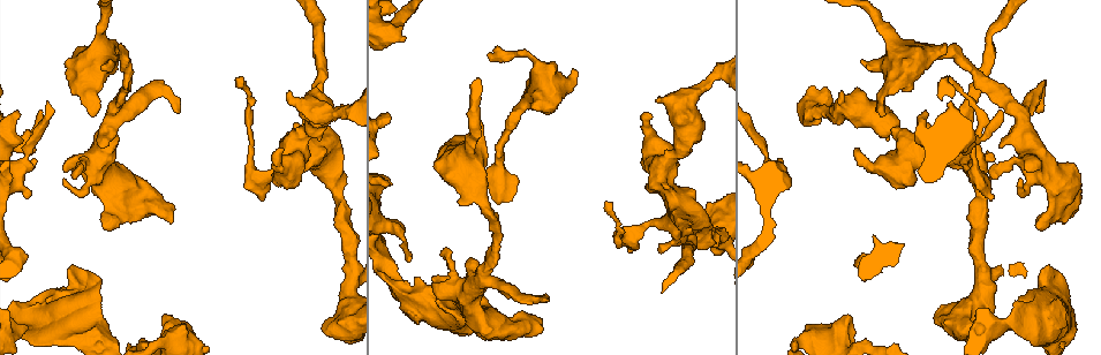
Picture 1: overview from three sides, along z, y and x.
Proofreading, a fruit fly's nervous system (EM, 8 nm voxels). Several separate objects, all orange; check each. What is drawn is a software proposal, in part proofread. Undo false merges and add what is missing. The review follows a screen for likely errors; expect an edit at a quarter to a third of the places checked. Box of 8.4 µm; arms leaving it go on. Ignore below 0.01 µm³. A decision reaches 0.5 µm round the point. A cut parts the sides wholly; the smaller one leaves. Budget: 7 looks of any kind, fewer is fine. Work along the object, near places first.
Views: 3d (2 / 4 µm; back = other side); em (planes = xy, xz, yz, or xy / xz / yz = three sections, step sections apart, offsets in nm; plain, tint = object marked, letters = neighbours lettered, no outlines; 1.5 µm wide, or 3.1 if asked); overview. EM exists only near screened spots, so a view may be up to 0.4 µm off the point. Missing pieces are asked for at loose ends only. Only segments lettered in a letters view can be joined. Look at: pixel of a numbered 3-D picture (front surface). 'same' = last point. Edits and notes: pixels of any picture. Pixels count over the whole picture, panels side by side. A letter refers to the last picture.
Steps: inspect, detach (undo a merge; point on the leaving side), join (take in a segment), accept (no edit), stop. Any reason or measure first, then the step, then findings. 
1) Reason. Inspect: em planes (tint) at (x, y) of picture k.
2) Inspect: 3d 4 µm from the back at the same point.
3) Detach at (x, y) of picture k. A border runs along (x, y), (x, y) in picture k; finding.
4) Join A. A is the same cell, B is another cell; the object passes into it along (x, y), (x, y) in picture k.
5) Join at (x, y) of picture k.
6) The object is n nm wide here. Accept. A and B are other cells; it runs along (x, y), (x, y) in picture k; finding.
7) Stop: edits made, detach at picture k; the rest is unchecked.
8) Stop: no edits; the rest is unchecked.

Sudden change in width. Inspect: 3d 2 µm at (448, 309) of picture 1.

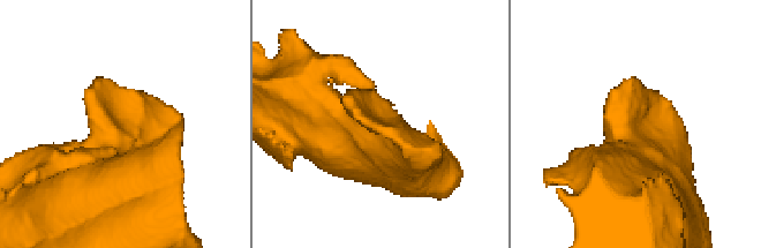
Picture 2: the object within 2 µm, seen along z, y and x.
Shape alone is not enough. Inspect: em planes (letters) at (378, 125) of picture 2.

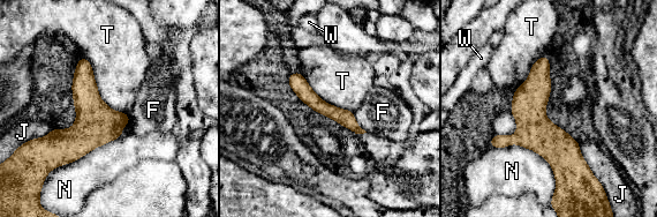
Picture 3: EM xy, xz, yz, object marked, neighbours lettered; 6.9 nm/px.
The longest contact is with N, 550 nm. Accept. F, J, N, T and W are other cells; it runs along (544, 59), (537, 124), (582, 165) in picture 3; one cell here.

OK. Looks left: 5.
Free end. Inspect: em xy step 8 (letters) at (996, 176) of picture 1.

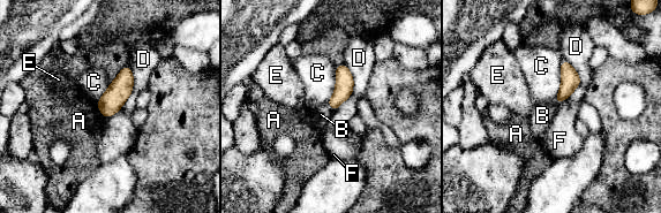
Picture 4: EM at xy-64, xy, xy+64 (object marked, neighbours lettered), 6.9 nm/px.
Accept. A, B, C, D, E and F are other cells; a border runs along (327, 103), (335, 111) in picture 4; none of them fits.

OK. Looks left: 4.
Sudden change in width. Inspect: 3d 2 µm at (277, 162) of picture 1.

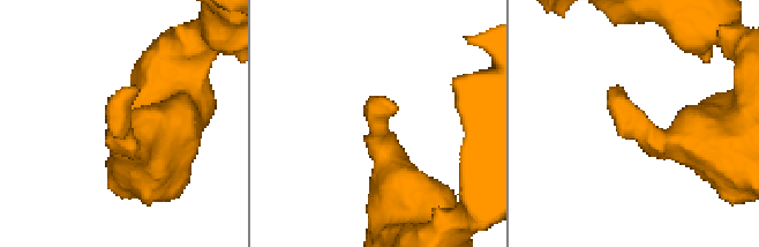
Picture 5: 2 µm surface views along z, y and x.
Inspect: em planes (letters) at (643, 130) of picture 5.

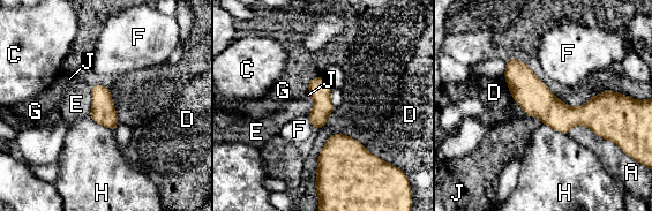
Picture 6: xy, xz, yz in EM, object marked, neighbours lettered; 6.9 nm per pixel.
Accept. A, C, D, E, F, G, H and J are other cells; a border runs along (91, 87), (91, 111), (89, 117) in picture 6; one cell here.

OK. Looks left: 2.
Stop: no edits; the rest is unchecked.

